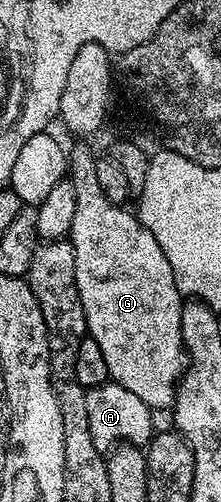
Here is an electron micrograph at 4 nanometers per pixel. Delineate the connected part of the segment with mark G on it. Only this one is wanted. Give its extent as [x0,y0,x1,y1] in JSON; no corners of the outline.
[68,142,186,409]

